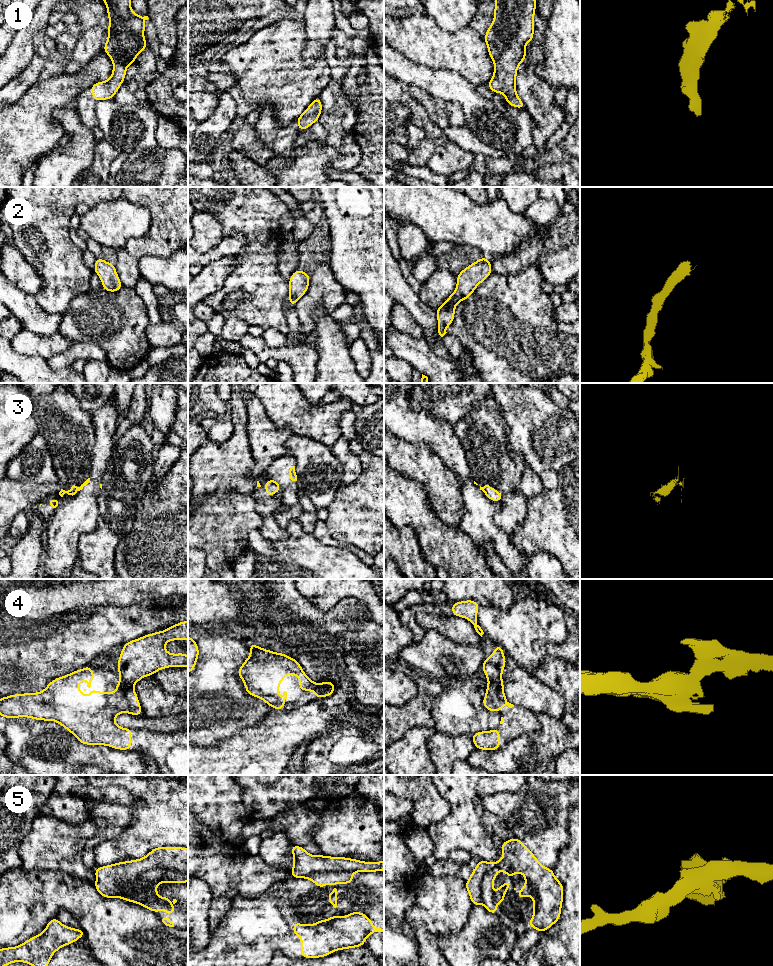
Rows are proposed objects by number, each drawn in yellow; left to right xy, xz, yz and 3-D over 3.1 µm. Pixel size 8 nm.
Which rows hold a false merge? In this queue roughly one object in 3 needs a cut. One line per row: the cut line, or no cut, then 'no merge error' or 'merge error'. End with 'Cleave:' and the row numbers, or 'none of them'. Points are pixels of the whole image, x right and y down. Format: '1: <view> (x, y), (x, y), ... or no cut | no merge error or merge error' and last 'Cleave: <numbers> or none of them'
1: no cut | no merge error
2: no cut | no merge error
3: xz (271, 480), (281, 488) | merge error
4: xz (318, 684), (322, 696) | merge error
5: xy (161, 868), (148, 869), (129, 884), (129, 896), (138, 903) | merge error
Cleave: 3, 4, 5

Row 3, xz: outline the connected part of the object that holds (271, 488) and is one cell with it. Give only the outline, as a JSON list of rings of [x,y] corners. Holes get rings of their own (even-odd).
[[[272,481],[265,482],[265,490],[268,497],[275,495],[281,488]]]

